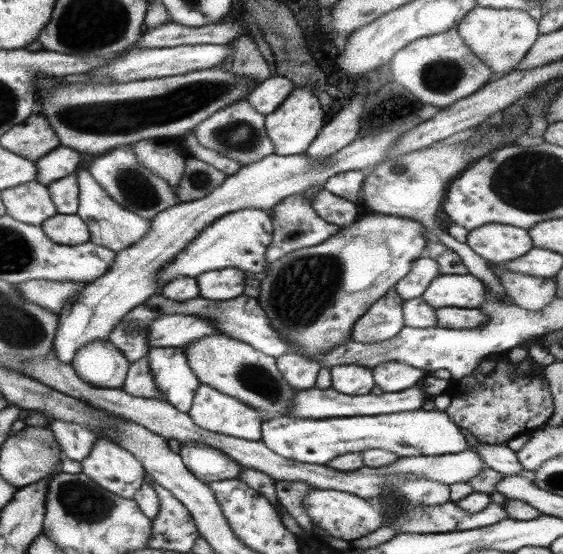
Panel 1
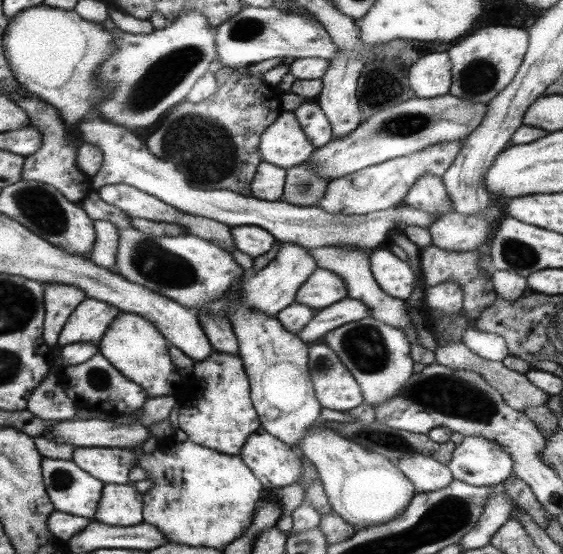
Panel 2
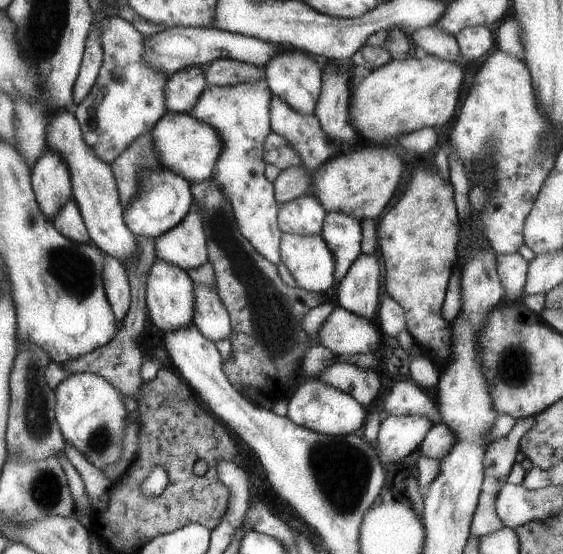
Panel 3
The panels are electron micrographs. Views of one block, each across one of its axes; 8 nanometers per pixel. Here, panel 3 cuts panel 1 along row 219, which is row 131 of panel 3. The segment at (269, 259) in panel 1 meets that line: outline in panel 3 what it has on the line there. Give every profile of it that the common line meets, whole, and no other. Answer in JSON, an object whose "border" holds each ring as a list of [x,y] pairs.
{"border":[[[274,95],[269,104],[269,127],[271,133],[291,144],[300,157],[301,166],[309,172],[319,169],[331,156],[339,154],[322,134],[314,114],[299,115]]]}

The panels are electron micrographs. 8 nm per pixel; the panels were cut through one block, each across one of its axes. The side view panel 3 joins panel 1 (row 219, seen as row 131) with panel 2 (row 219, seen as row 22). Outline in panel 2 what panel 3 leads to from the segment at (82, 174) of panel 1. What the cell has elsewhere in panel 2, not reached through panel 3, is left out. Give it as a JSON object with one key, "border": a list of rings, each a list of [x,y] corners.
{"border":[[[91,190],[82,200],[81,209],[91,221],[105,220],[117,229],[117,252],[115,273],[125,280],[174,300],[183,308],[197,309],[224,296],[229,283],[246,275],[233,260],[231,254],[217,248],[216,244],[191,236],[145,236],[131,228],[129,217],[119,208],[103,203],[96,191]]]}

